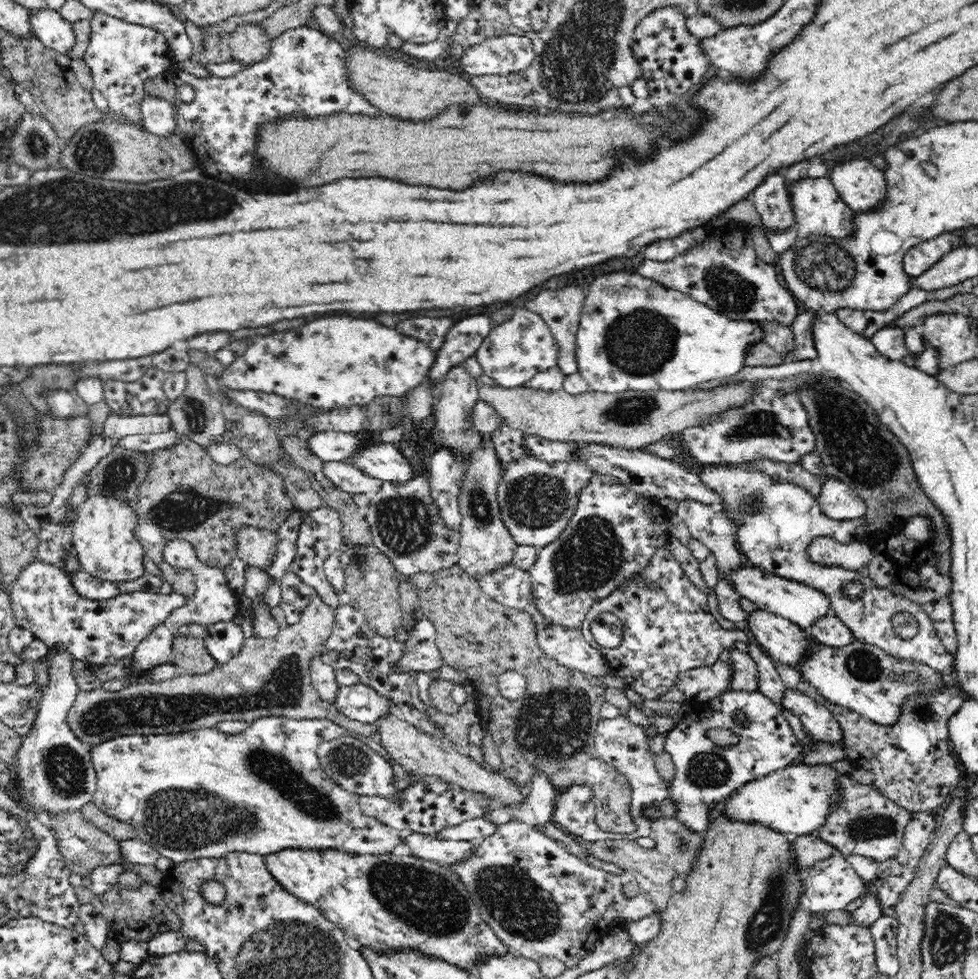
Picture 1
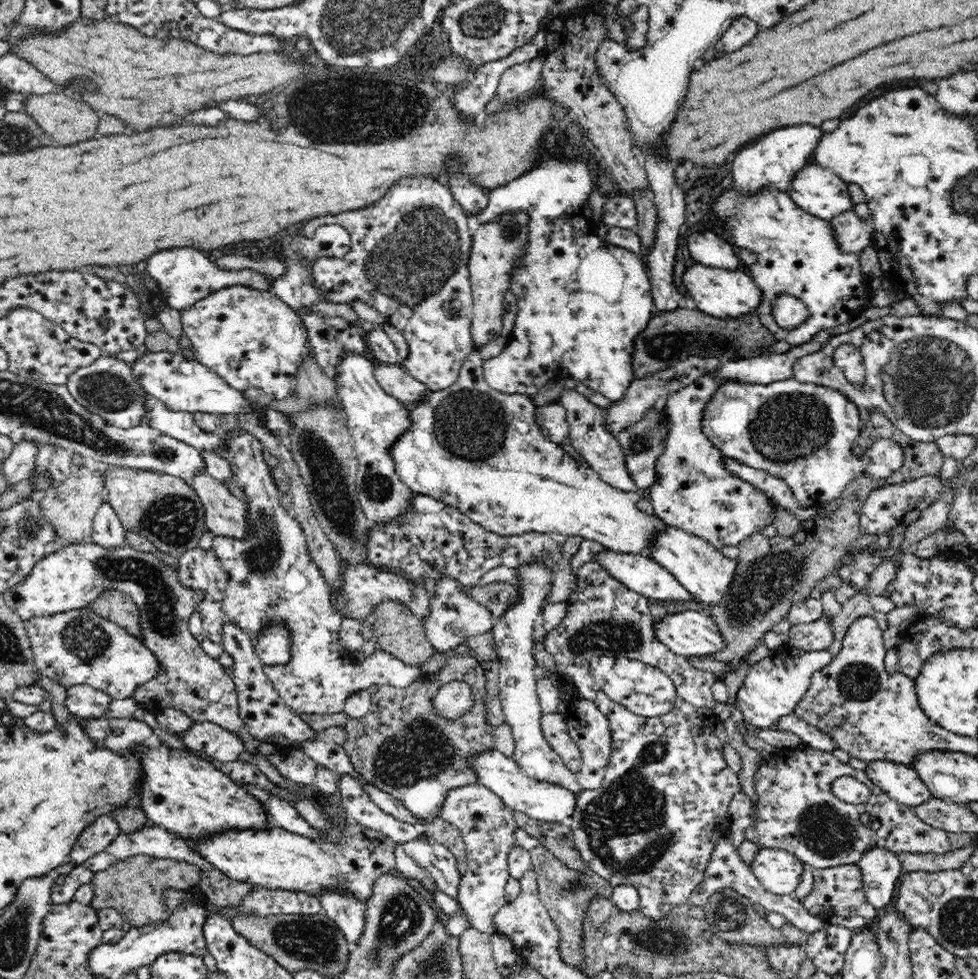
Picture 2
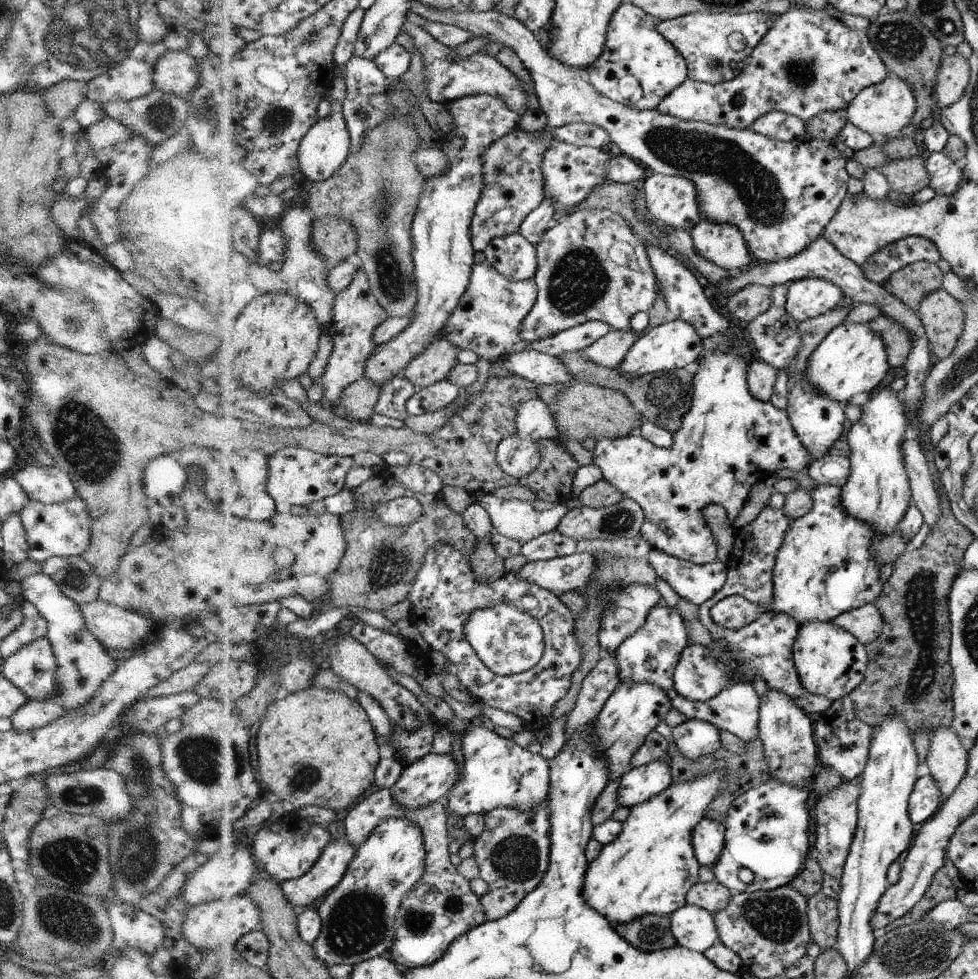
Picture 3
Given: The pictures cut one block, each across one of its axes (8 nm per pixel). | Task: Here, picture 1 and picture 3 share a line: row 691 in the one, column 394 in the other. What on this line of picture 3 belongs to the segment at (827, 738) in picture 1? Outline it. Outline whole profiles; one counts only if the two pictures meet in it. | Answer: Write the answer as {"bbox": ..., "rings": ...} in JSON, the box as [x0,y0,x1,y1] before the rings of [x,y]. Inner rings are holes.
{"bbox":[392,751,462,809],"rings":[[[432,751],[426,758],[405,768],[402,778],[392,792],[403,808],[419,809],[430,804],[438,804],[448,798],[460,778],[462,771],[454,754],[438,754]]]}

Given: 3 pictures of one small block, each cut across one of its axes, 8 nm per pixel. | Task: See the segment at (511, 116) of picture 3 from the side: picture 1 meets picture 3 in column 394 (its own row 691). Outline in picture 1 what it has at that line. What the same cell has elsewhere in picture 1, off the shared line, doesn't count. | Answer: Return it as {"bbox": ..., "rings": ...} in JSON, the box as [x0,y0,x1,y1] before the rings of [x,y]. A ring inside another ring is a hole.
{"bbox":[335,682,399,725],"rings":[[[361,682],[340,686],[335,705],[346,716],[364,724],[378,725],[390,715],[399,716],[397,706],[389,696]]]}

